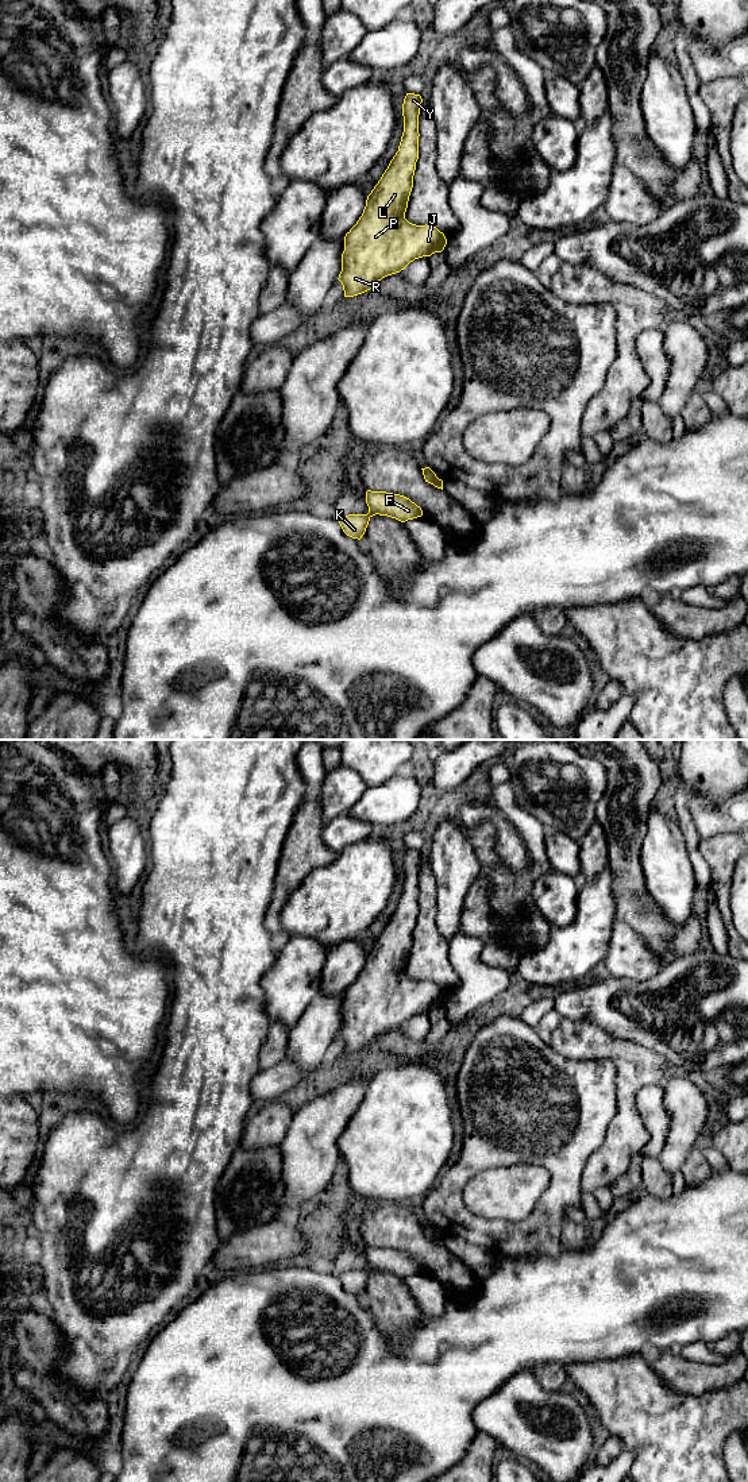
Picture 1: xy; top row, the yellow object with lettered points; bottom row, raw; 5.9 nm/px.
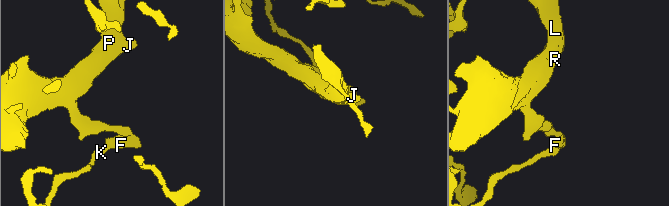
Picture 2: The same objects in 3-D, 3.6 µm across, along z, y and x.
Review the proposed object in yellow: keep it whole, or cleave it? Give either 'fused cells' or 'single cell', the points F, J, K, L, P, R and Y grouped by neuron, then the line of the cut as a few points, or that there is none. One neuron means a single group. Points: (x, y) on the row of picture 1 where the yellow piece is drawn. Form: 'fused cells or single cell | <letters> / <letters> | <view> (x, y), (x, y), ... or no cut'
fused cells | F K / J L P R Y | xy (438, 478), (431, 483)

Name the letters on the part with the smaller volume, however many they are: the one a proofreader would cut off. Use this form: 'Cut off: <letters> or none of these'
Cut off: F, K

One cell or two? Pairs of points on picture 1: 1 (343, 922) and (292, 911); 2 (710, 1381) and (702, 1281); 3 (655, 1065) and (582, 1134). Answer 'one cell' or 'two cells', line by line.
1: one cell
2: two cells
3: two cells

